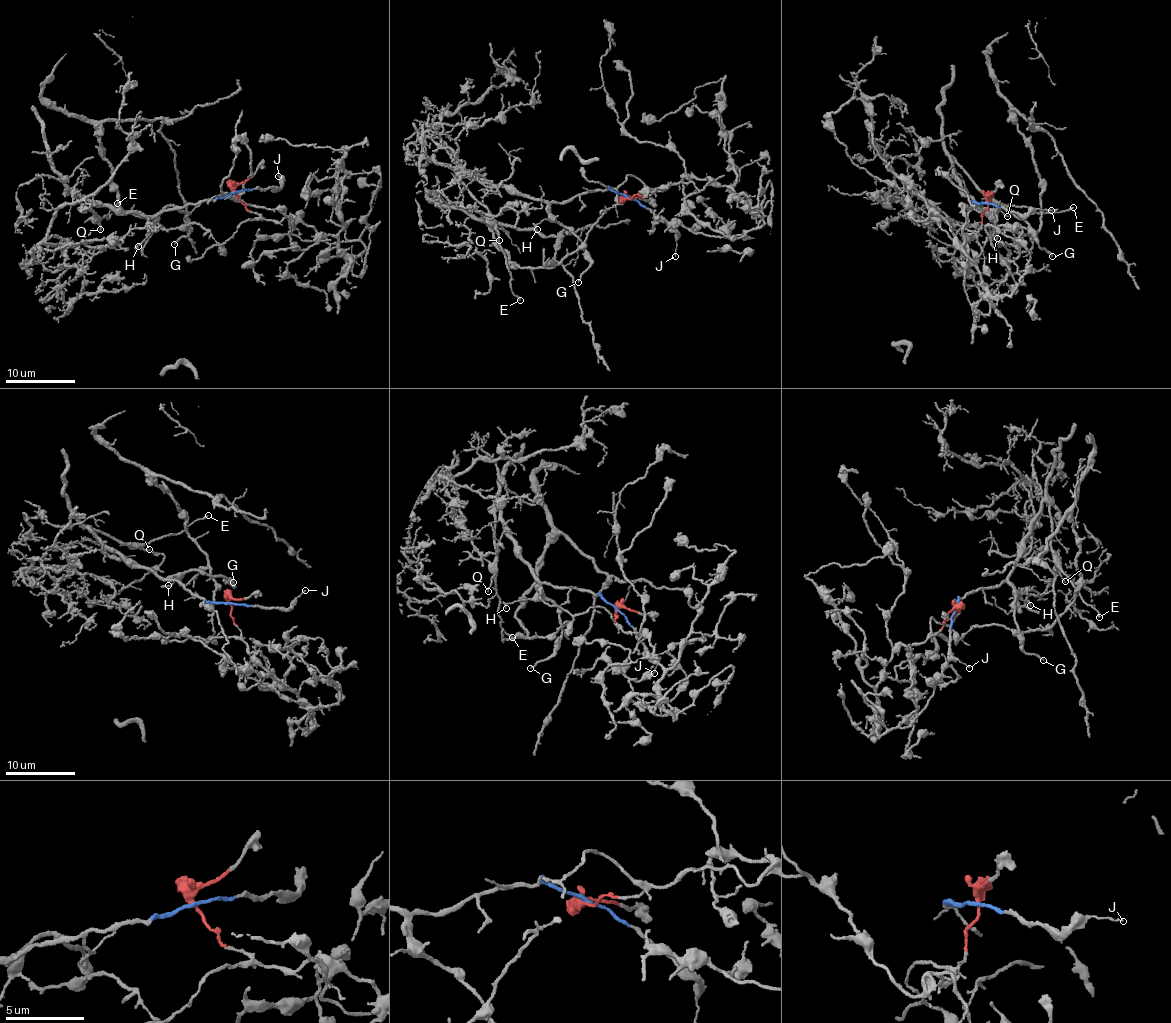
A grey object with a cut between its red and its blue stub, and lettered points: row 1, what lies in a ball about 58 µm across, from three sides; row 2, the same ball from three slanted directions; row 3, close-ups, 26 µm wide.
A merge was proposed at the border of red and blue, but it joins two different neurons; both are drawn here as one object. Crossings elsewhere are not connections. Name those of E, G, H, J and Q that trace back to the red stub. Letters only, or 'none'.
none

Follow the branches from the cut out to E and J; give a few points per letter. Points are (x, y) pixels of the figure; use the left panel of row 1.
E: (234, 192), (146, 216), (95, 205), (73, 190), (71, 194), (99, 218), (105, 215), (108, 218), (117, 204)
J: (234, 192), (280, 186), (280, 176), (278, 176)

